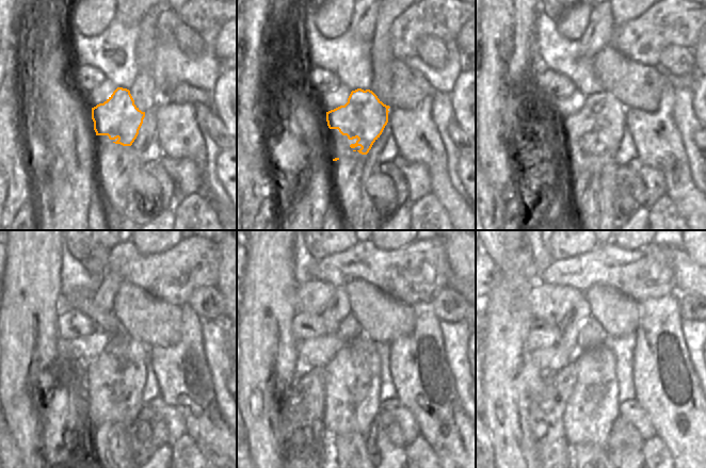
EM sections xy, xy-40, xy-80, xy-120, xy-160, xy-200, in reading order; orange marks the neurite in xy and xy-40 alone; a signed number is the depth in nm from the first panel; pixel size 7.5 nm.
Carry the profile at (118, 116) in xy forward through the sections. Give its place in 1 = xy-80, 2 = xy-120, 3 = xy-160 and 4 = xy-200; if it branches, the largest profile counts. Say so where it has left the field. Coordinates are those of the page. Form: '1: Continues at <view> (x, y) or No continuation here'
1: Continues at xy-80 (602, 112)
2: Continues at xy-120 (122, 352)
3: Continues at xy-160 (362, 350)
4: Continues at xy-200 (578, 430).

